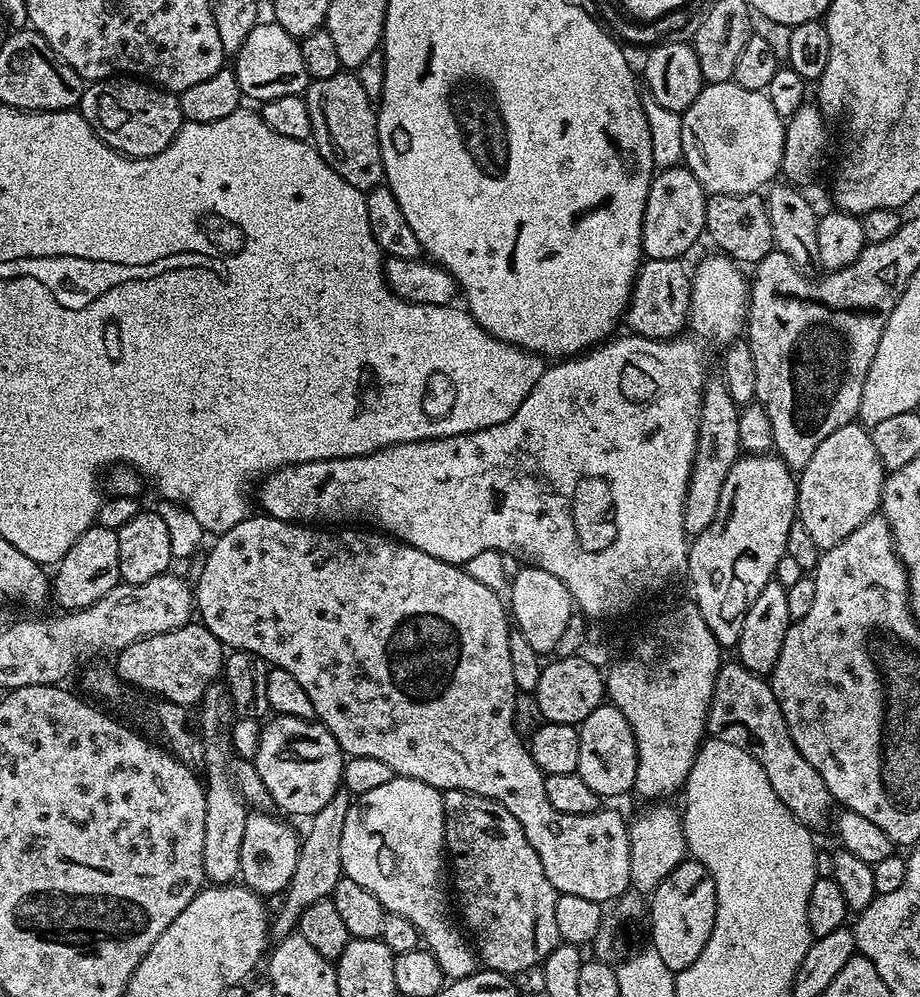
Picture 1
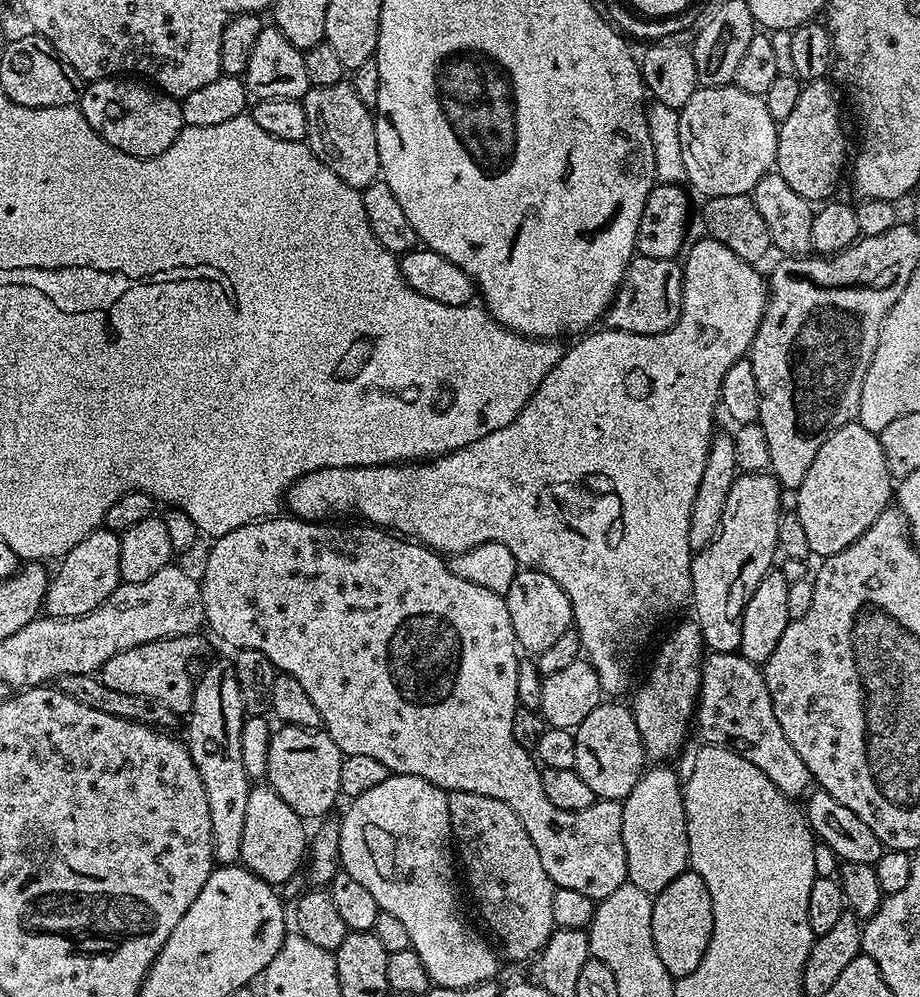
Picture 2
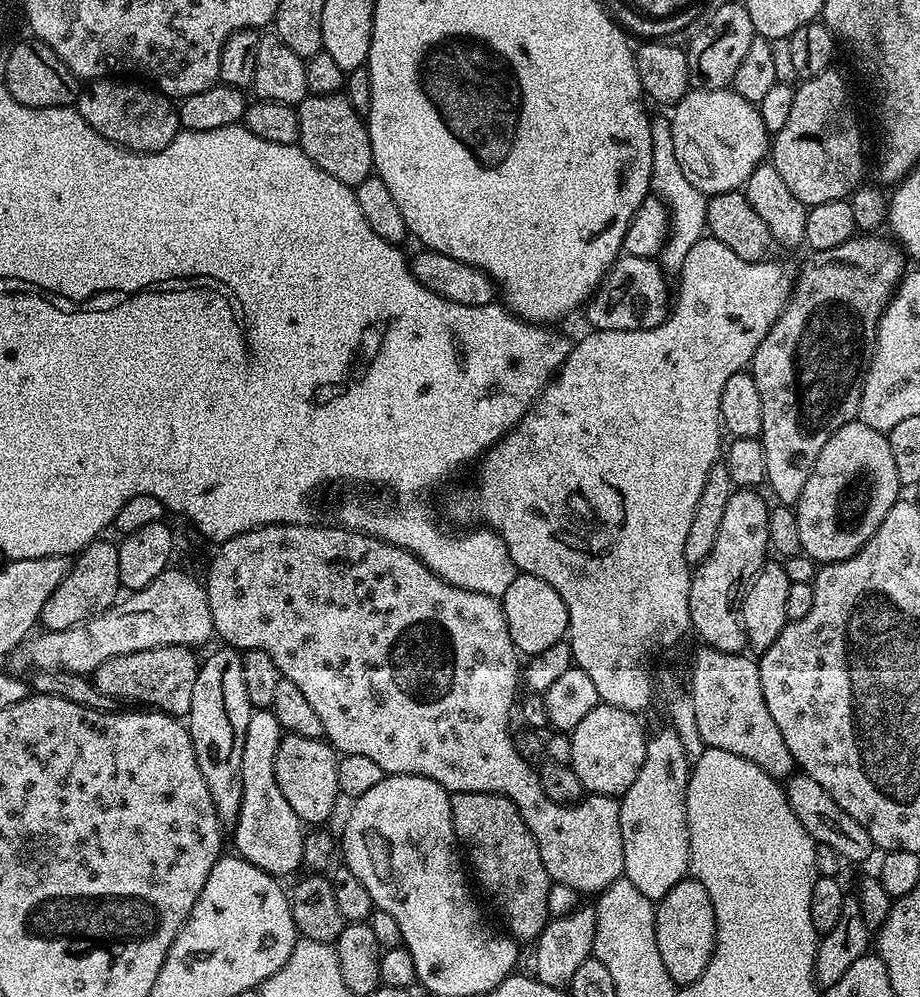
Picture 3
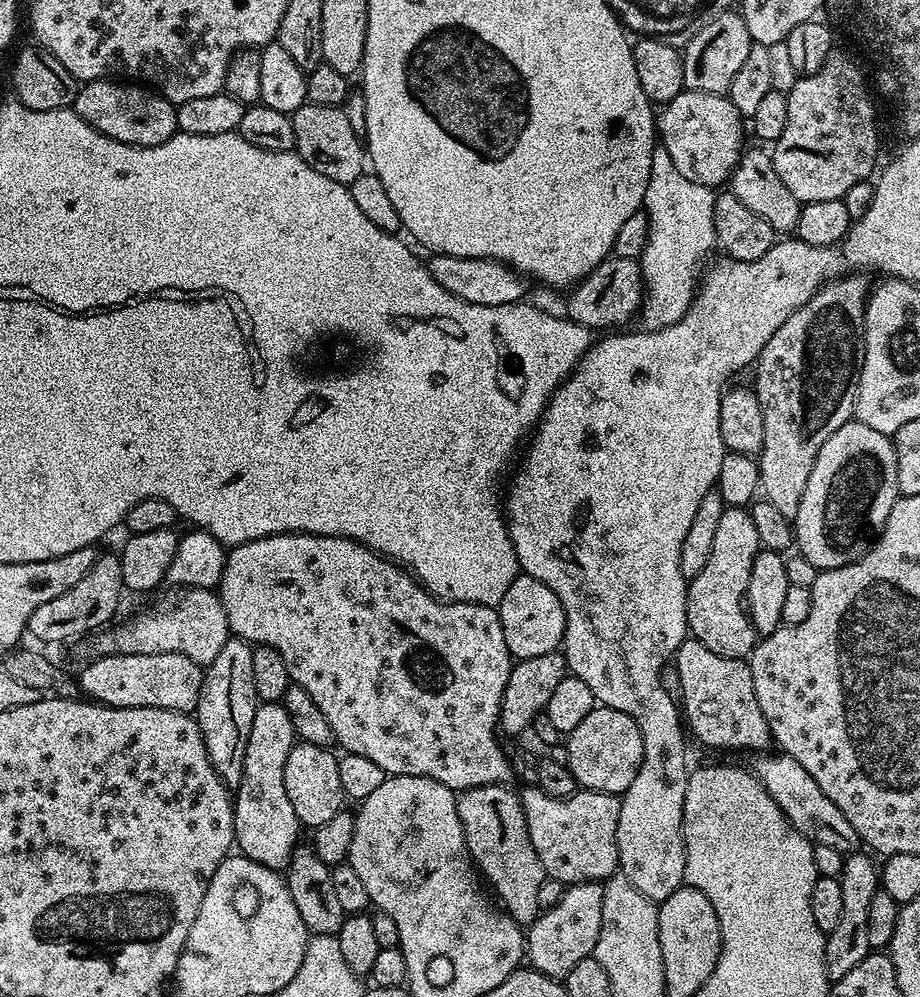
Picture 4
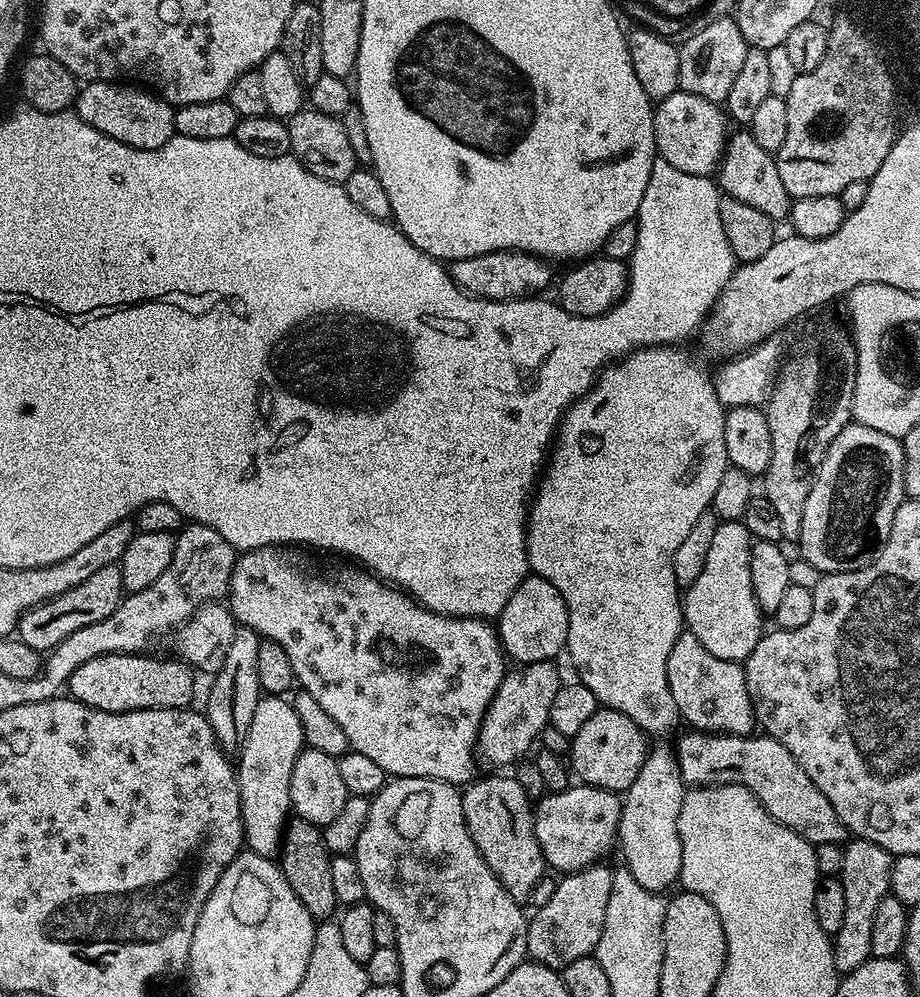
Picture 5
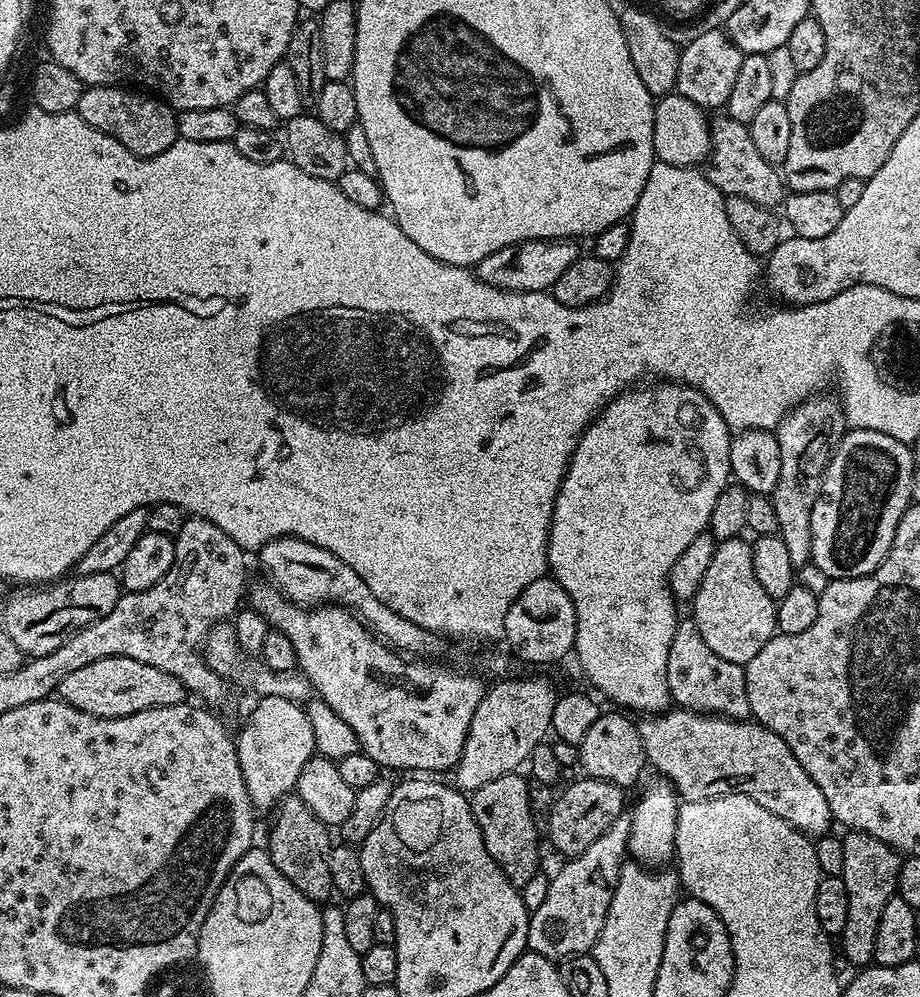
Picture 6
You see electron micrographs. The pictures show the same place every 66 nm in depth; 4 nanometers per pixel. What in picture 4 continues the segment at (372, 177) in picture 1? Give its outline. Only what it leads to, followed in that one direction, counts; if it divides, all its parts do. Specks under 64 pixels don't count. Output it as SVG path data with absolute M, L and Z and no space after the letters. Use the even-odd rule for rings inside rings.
M304 103L296 112L291 113L292 125L294 126L294 151L305 160L318 174L326 174L339 184L352 184L366 171L366 144L361 136L354 134L350 122L346 118L343 107L318 106L317 104Z

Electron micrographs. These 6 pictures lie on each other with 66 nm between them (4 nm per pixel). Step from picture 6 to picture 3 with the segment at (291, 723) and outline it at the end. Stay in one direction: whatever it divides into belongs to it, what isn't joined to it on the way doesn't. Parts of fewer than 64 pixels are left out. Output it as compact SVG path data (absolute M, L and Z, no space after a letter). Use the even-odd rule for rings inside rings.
M258 708L250 714L250 723L246 726L246 742L242 746L242 810L234 825L236 831L235 851L246 862L258 866L258 870L269 872L277 878L285 878L296 867L303 865L303 844L306 835L305 825L290 810L290 802L278 790L278 778L274 774L274 762L278 754L278 746L282 739L282 729L278 718L266 708Z

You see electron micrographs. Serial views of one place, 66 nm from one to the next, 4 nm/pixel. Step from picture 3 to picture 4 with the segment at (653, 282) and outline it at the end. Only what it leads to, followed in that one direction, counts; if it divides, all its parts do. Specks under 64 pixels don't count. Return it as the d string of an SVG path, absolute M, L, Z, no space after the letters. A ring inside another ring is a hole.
M609 255L590 275L583 276L568 294L567 319L593 330L619 329L619 324L626 323L631 316L633 319L639 313L644 302L644 275L640 272L640 262Z

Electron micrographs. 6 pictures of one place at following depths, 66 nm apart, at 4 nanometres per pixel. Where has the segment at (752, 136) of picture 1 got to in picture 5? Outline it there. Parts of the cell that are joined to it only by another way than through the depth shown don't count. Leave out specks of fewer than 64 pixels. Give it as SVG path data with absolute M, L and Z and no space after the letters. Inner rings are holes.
M678 90L655 105L652 117L659 159L670 162L677 170L686 170L686 174L711 177L719 169L730 135L729 121L721 105Z

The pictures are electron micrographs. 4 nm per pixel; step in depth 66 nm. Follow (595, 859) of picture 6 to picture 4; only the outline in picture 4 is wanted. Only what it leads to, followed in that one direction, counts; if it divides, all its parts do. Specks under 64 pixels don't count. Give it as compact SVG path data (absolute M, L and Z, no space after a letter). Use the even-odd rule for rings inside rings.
M603 883L574 884L565 887L562 898L552 908L545 908L526 932L526 960L535 971L562 978L582 959L596 951L598 930L602 930Z

